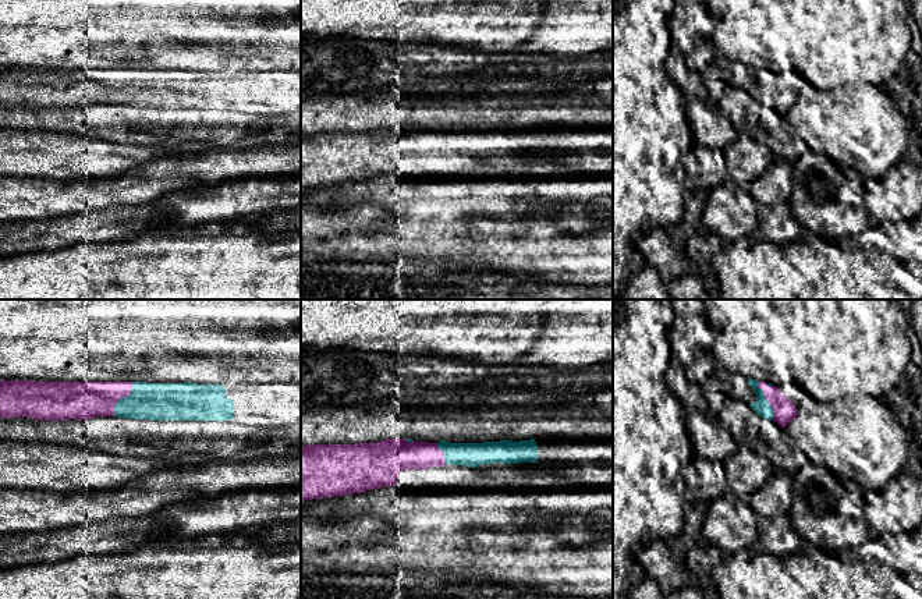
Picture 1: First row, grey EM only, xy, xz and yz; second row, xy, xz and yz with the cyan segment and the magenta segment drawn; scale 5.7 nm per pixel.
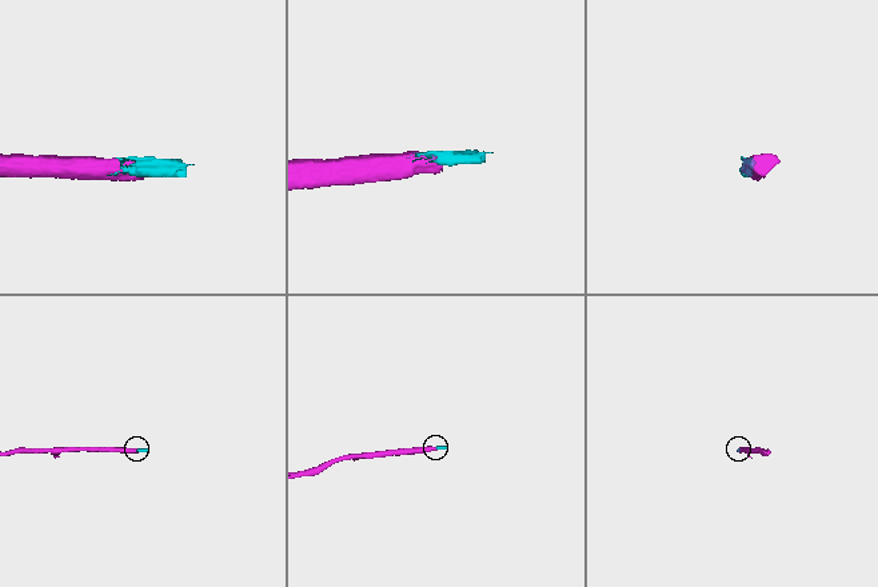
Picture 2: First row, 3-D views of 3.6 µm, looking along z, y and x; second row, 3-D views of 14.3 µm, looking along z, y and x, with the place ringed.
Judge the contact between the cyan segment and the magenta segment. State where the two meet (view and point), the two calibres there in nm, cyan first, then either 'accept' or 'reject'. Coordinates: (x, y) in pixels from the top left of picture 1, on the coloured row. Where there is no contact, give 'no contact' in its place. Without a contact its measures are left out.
meets cyan in xy at (121, 399); 220 nm thick on the cyan side, 220 nm on the other; accept

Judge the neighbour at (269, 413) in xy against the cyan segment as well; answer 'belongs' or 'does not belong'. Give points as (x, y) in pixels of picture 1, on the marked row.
belongs

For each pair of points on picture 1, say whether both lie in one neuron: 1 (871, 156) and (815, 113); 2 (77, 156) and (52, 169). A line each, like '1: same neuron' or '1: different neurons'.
1: same neuron
2: same neuron

